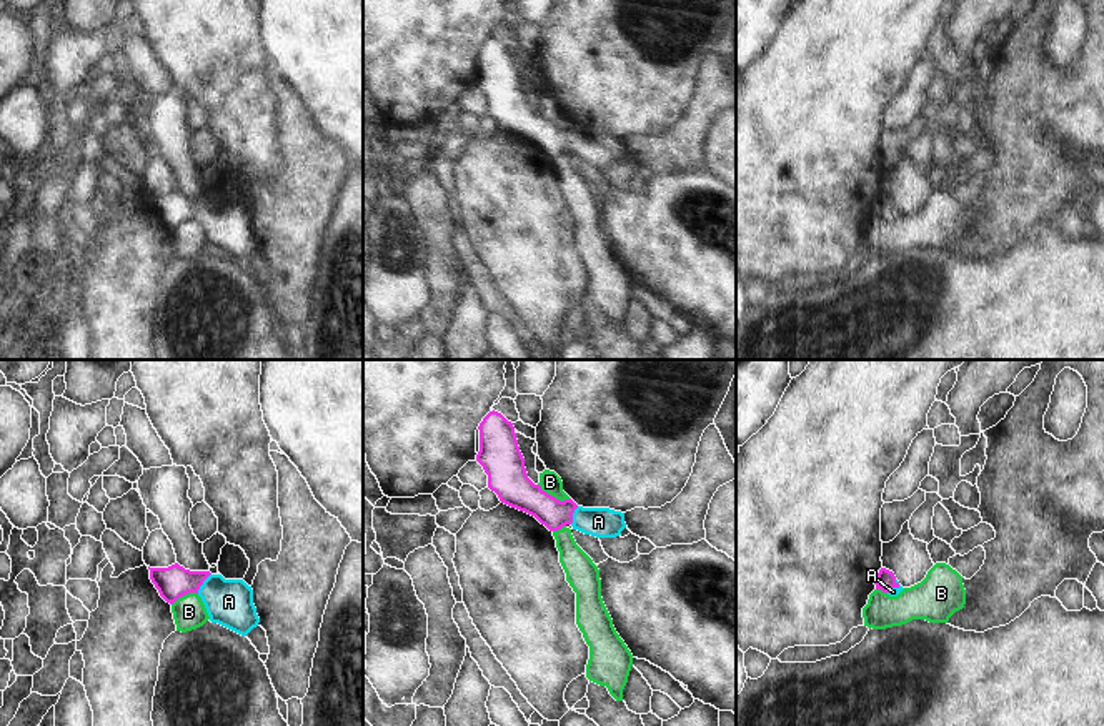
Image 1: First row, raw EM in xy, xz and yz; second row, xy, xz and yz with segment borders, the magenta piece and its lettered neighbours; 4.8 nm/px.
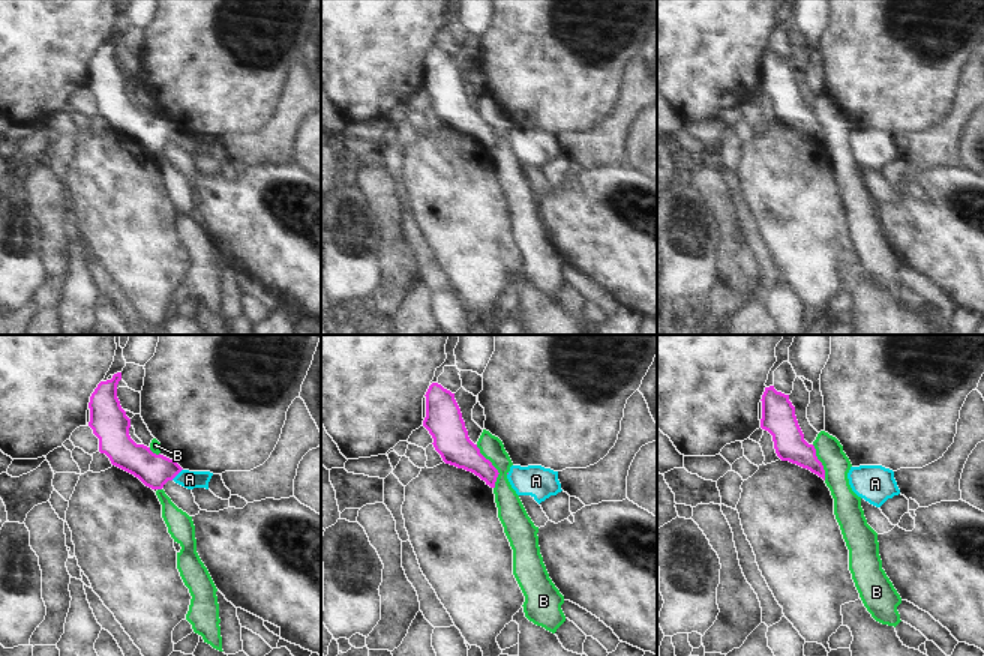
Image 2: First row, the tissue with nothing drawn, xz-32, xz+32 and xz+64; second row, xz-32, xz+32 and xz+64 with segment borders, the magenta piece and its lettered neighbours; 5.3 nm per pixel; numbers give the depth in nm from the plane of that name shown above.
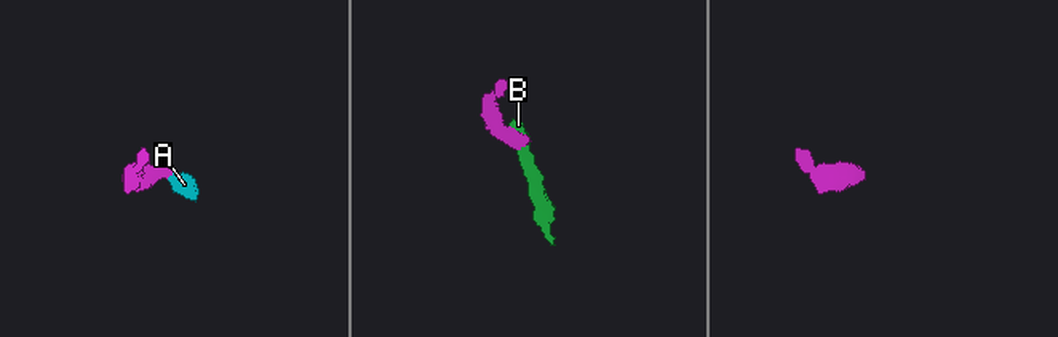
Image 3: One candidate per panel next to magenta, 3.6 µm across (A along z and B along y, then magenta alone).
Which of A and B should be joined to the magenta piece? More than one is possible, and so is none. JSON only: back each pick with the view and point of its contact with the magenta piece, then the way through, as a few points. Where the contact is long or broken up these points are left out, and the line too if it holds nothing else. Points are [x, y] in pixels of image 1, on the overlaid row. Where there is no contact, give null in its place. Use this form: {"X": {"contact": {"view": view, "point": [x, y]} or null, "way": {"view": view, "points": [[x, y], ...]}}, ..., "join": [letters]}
{"A": {"contact": {"view": "xy", "point": [202, 583]}, "way": {"view": "xy", "points": [[174, 581], [202, 583], [228, 601]]}}, "join": ["A"]}

